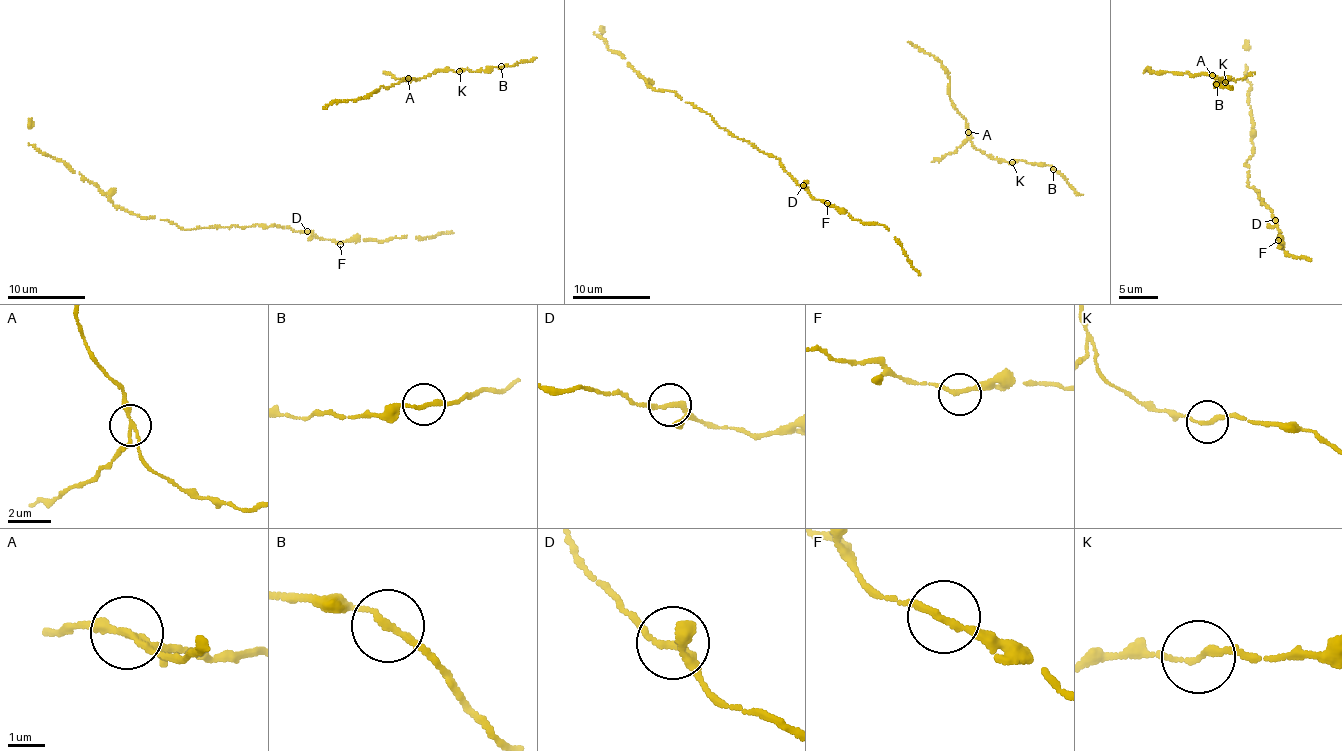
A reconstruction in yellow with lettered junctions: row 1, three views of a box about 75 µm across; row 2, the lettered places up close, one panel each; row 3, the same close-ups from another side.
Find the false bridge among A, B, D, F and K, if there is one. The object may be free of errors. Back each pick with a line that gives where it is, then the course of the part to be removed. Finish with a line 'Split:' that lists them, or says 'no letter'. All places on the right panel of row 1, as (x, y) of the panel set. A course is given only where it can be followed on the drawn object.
A: (1212, 75) | (1212, 75), (1236, 80), (1255, 74)
Split: A

